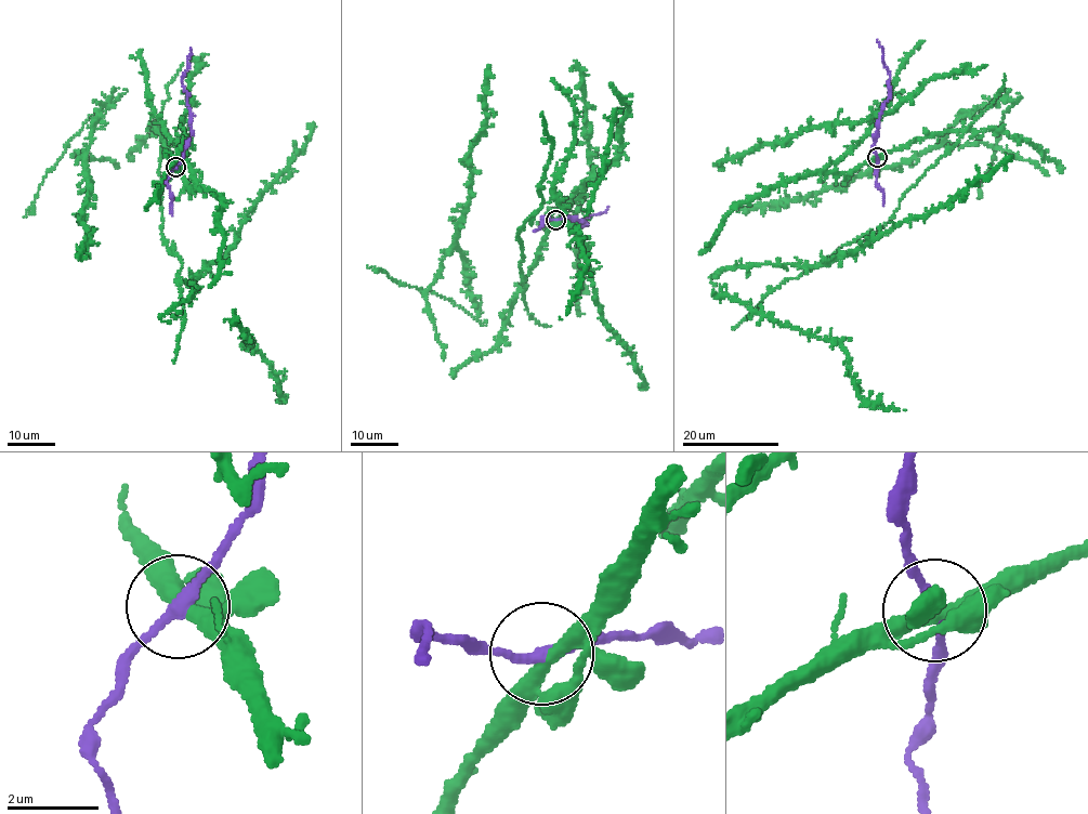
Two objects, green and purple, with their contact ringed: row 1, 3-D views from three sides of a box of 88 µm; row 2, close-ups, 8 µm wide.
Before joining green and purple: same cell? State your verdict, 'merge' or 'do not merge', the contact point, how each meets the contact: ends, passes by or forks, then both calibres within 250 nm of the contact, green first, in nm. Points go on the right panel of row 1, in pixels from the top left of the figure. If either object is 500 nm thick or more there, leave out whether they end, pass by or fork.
merge | (877, 157) | green passes by | purple passes by | 300/240 nm

